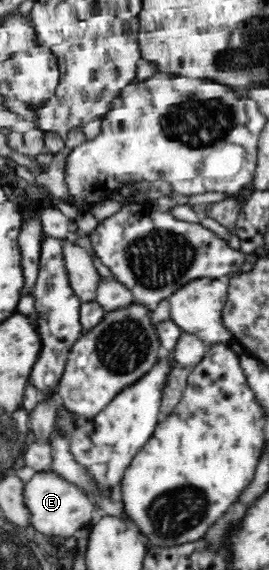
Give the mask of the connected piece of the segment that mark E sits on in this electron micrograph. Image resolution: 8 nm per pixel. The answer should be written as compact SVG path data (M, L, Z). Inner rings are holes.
M48 471L37 472L23 484L22 498L28 513L28 526L48 536L75 536L82 525L93 517L95 511L95 501L91 500L91 496L87 496L76 484L67 483Z

